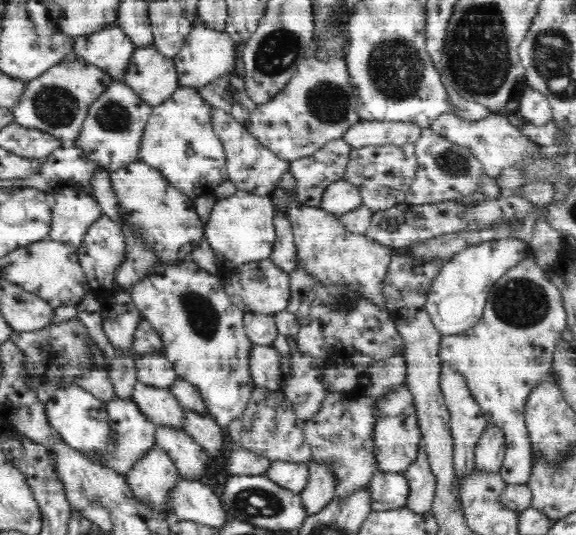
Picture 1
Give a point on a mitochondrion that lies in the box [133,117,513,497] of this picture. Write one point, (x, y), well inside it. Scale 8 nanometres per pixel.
(198, 312)

